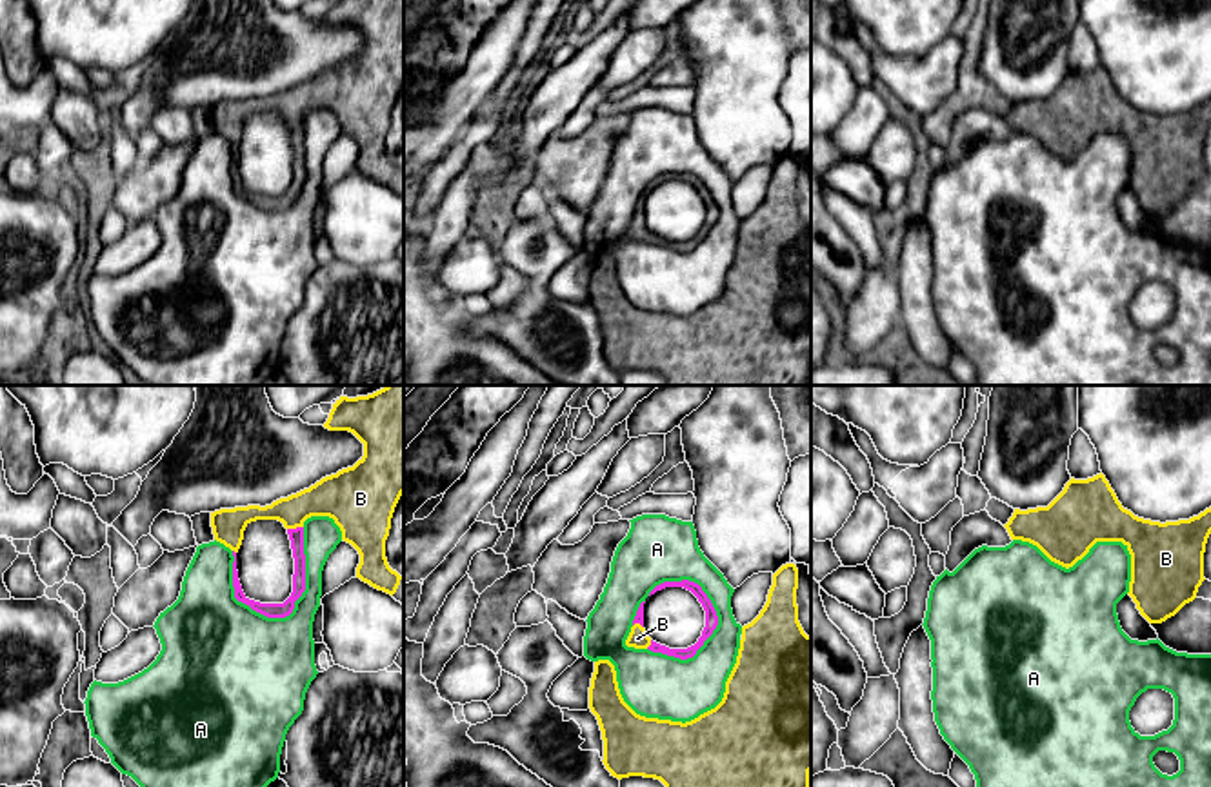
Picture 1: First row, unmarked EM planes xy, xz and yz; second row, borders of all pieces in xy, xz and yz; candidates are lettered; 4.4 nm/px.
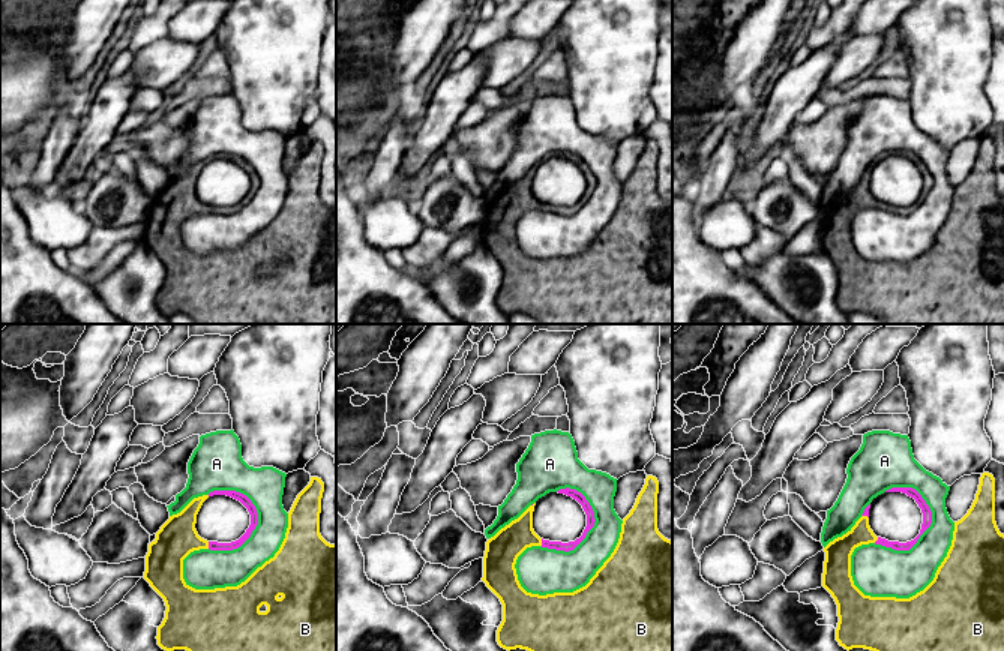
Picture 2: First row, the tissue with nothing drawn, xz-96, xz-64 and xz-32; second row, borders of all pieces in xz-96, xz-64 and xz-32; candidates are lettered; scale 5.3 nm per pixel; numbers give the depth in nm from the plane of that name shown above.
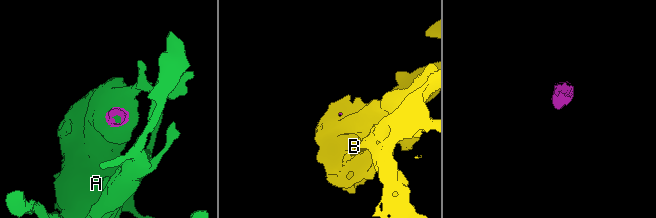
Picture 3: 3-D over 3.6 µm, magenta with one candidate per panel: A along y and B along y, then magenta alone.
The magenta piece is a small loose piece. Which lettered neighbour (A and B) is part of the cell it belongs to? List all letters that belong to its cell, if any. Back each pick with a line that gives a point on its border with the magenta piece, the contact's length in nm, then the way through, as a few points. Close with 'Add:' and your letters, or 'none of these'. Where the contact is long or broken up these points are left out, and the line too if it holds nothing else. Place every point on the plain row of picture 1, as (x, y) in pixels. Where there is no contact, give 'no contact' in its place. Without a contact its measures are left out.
B: xy (297, 120) | 70 nm
Add: B

